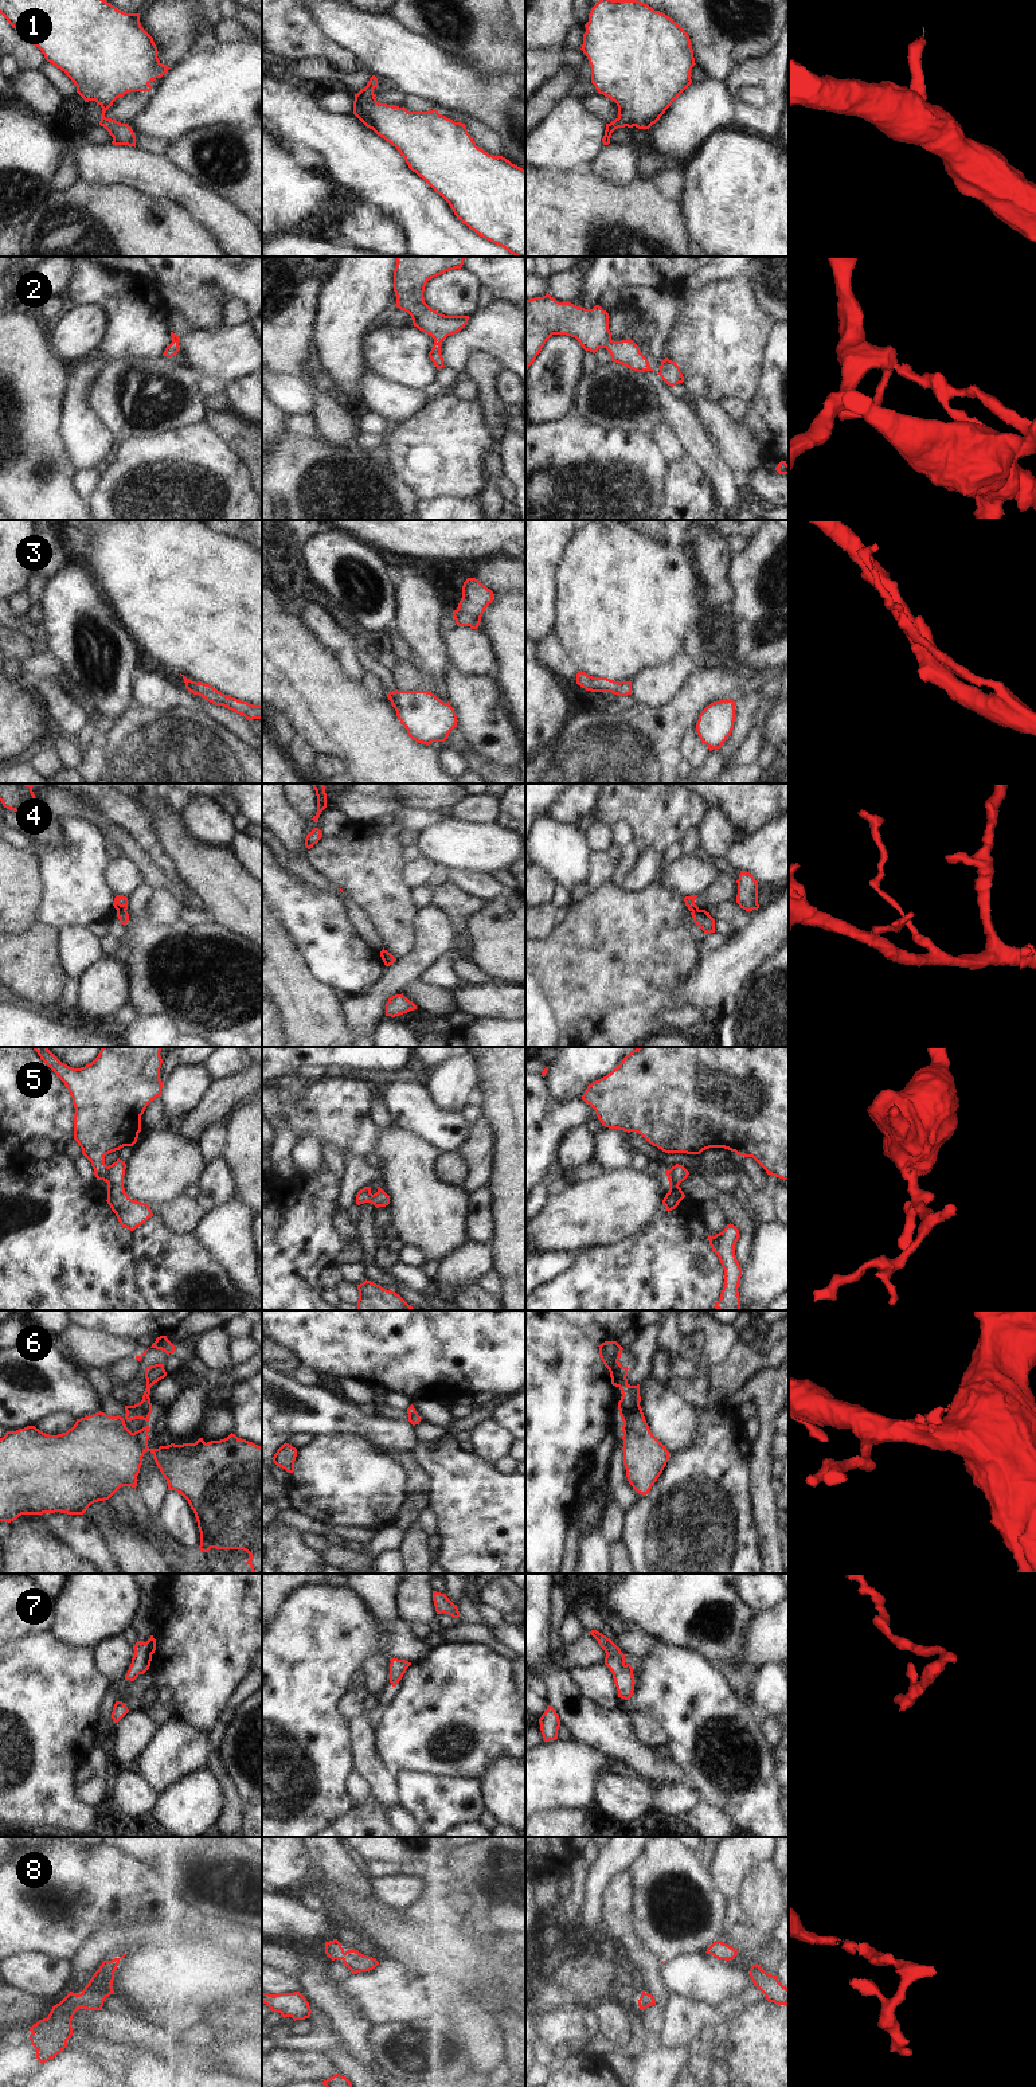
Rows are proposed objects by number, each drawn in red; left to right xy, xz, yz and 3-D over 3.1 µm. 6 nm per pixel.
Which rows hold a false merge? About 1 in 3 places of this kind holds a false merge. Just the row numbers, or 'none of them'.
4

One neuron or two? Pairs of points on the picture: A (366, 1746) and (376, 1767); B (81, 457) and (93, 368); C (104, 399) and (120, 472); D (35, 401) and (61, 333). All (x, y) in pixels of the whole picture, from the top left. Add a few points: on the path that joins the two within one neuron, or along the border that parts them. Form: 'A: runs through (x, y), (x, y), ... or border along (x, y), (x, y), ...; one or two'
A: runs through (366, 1751), (366, 1757), (371, 1762); one
B: runs through (81, 436), (78, 425), (78, 390); one
C: border along (152, 436), (126, 440), (121, 444); two
D: border along (50, 344), (54, 352); two

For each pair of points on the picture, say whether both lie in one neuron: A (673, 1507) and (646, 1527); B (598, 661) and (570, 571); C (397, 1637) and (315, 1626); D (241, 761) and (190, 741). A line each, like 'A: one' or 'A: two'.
A: one
B: one
C: one
D: one

